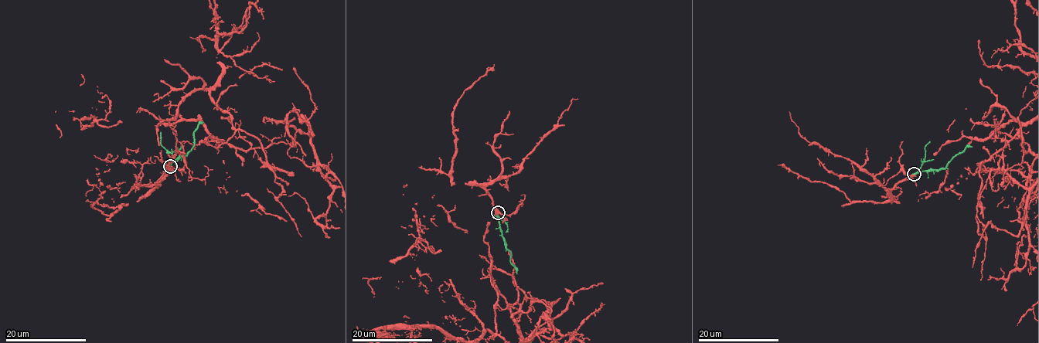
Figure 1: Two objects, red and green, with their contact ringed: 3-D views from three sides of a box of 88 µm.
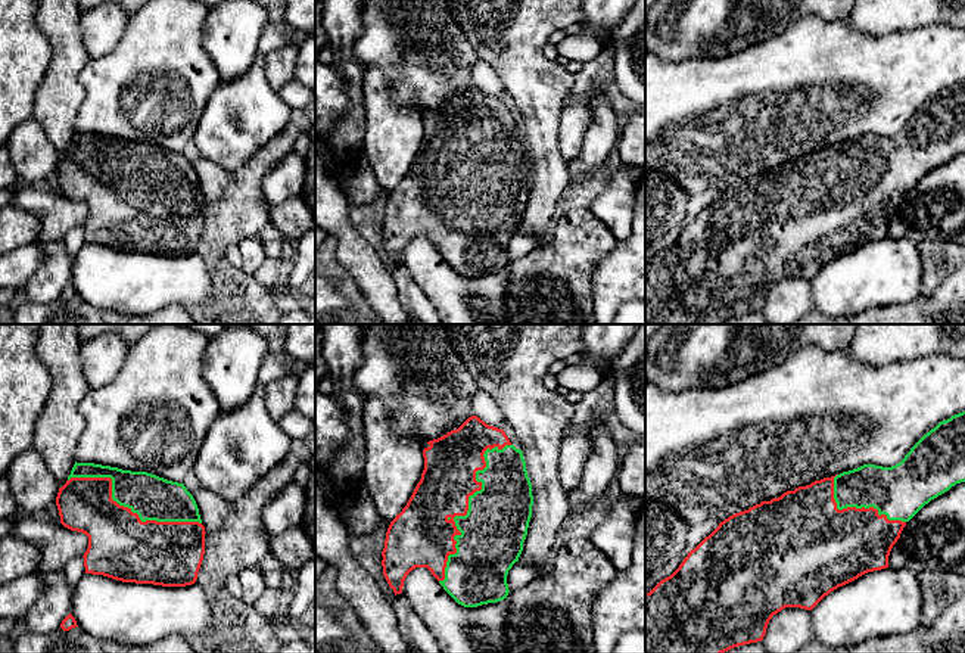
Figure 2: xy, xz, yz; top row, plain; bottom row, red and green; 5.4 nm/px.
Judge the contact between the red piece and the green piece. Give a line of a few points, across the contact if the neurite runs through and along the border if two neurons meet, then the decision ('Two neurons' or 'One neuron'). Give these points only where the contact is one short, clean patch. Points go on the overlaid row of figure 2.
One neuron

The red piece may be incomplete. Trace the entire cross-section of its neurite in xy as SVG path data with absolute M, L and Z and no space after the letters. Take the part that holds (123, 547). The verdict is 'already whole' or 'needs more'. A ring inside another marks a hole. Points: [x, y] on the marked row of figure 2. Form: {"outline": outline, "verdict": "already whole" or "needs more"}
{"outline": "M75 461L56 506L65 528L88 537L85 573L162 587L196 582L206 532L184 483Z", "verdict": "needs more"}

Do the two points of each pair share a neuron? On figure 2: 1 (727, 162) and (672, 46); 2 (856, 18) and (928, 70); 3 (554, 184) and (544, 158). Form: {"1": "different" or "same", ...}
{"1": "different", "2": "different", "3": "same"}

